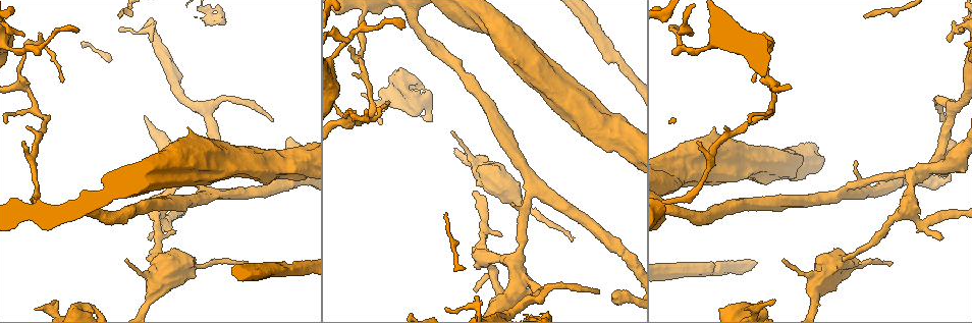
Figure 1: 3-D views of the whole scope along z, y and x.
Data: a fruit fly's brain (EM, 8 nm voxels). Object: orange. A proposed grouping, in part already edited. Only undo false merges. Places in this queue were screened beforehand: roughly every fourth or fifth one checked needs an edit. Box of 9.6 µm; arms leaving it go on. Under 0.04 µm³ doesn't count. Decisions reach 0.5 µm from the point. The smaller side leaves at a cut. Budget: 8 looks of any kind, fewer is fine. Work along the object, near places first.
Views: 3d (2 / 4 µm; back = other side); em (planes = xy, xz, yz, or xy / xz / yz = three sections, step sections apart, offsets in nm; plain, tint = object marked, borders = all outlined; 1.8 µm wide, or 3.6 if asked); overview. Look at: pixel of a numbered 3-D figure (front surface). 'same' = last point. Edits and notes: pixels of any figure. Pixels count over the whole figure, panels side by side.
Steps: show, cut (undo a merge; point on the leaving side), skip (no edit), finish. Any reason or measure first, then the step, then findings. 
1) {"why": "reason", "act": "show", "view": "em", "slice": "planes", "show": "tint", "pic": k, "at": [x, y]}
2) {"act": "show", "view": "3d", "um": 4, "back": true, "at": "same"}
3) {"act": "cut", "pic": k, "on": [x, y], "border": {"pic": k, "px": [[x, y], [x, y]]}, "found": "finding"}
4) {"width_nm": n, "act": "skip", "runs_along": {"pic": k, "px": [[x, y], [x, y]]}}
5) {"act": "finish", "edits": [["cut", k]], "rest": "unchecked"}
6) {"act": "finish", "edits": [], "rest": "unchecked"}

{"why": "sudden change in width", "act": "show", "view": "3d", "um": 2, "pic": 1, "at": [11, 48]}

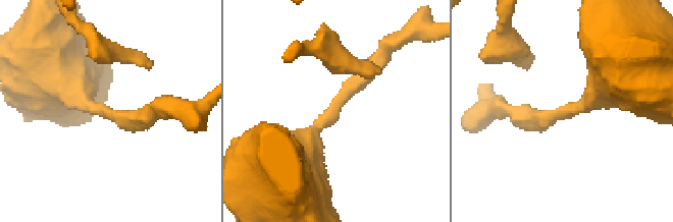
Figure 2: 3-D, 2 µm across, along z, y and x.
{"act": "show", "view": "em", "slice": "xy", "step": 4, "show": "tint", "pic": 2, "at": [106, 114]}

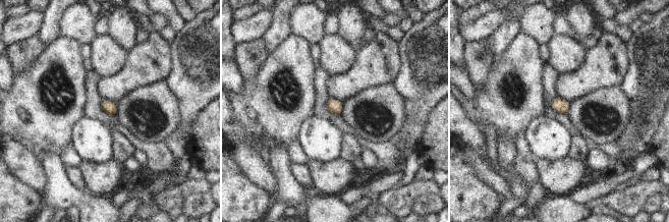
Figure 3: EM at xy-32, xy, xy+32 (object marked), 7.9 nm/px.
{"act": "show", "view": "em", "slice": "planes", "show": "tint", "at": "same"}

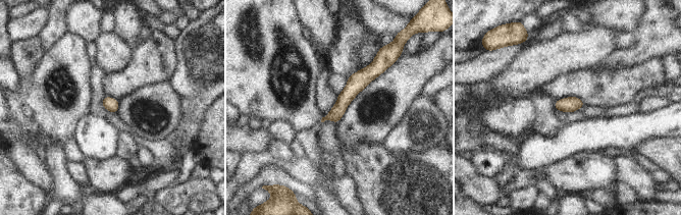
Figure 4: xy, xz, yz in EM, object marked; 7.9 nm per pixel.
{"width_nm": 110, "act": "skip", "runs_along": {"pic": 4, "px": [[378, 60], [378, 63], [328, 116]]}, "found": "all the same neuron"}

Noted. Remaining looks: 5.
{"why": "a fork", "act": "show", "view": "3d", "um": 2, "pic": 1, "at": [771, 84]}

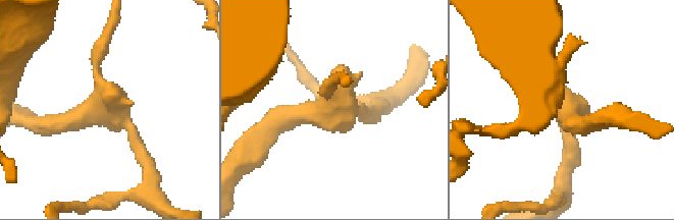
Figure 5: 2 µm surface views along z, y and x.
{"why": "need the tissue", "act": "show", "view": "em", "slice": "planes", "show": "tint", "pic": 5, "at": [564, 110]}

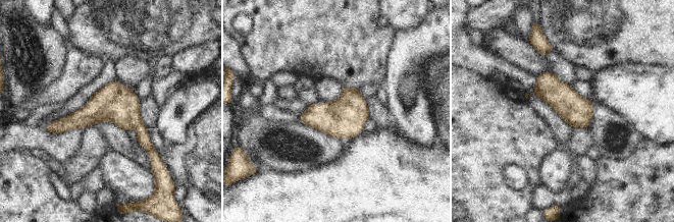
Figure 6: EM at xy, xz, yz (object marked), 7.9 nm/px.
{"act": "skip", "runs_along": {"pic": 6, "px": [[49, 125], [125, 114], [153, 151]]}, "found": "continuous, no second neuron"}

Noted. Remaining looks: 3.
{"act": "show", "view": "3d", "um": 4, "pic": 1, "at": [668, 201]}

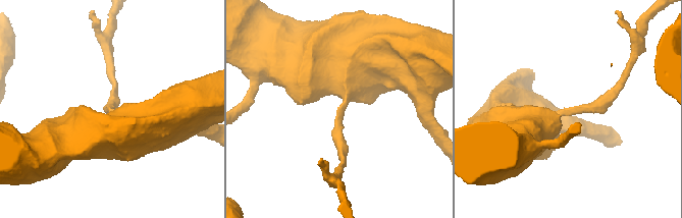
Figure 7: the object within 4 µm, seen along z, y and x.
{"why": "shape alone is not enough", "act": "show", "view": "em", "slice": "xz", "step": 16, "show": "tint", "pic": 7, "at": [559, 113]}

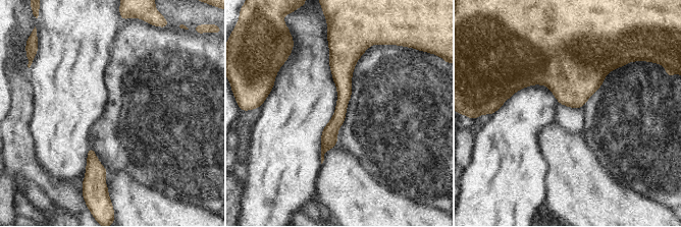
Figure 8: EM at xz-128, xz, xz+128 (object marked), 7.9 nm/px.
{"width_nm": 90, "act": "skip", "found": "all the same neuron"}

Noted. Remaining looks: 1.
{"act": "finish", "edits": [], "rest": "unchecked"}

